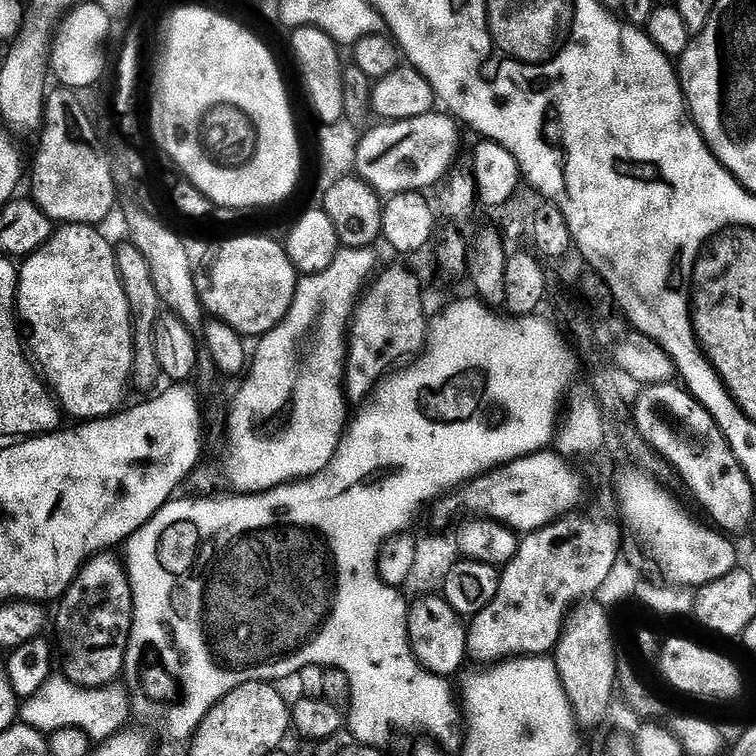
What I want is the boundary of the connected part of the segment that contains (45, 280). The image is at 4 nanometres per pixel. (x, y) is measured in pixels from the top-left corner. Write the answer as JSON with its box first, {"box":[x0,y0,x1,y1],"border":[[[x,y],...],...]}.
{"box":[18,224,136,422],"border":[[[66,224],[57,227],[53,231],[52,237],[37,252],[27,257],[18,268],[18,316],[23,327],[25,329],[28,327],[32,331],[32,344],[30,340],[31,359],[34,361],[35,367],[42,373],[43,379],[46,381],[53,397],[58,401],[59,407],[67,415],[69,412],[74,418],[73,421],[76,422],[103,420],[105,416],[121,411],[126,404],[124,395],[128,392],[128,384],[130,388],[130,381],[133,379],[136,363],[136,334],[132,307],[126,296],[124,282],[120,277],[113,241],[108,241],[100,231],[99,227],[91,224]]]}

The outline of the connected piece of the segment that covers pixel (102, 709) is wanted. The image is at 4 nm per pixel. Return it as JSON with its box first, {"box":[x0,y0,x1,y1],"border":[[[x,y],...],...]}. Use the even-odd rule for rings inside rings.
{"box":[18,674,130,742],"border":[[[53,674],[33,696],[27,697],[19,705],[18,720],[45,734],[63,728],[77,728],[88,736],[89,741],[103,742],[125,731],[128,712],[130,716],[128,699],[129,693],[123,687],[79,688],[77,684],[71,684],[63,674]]]}

